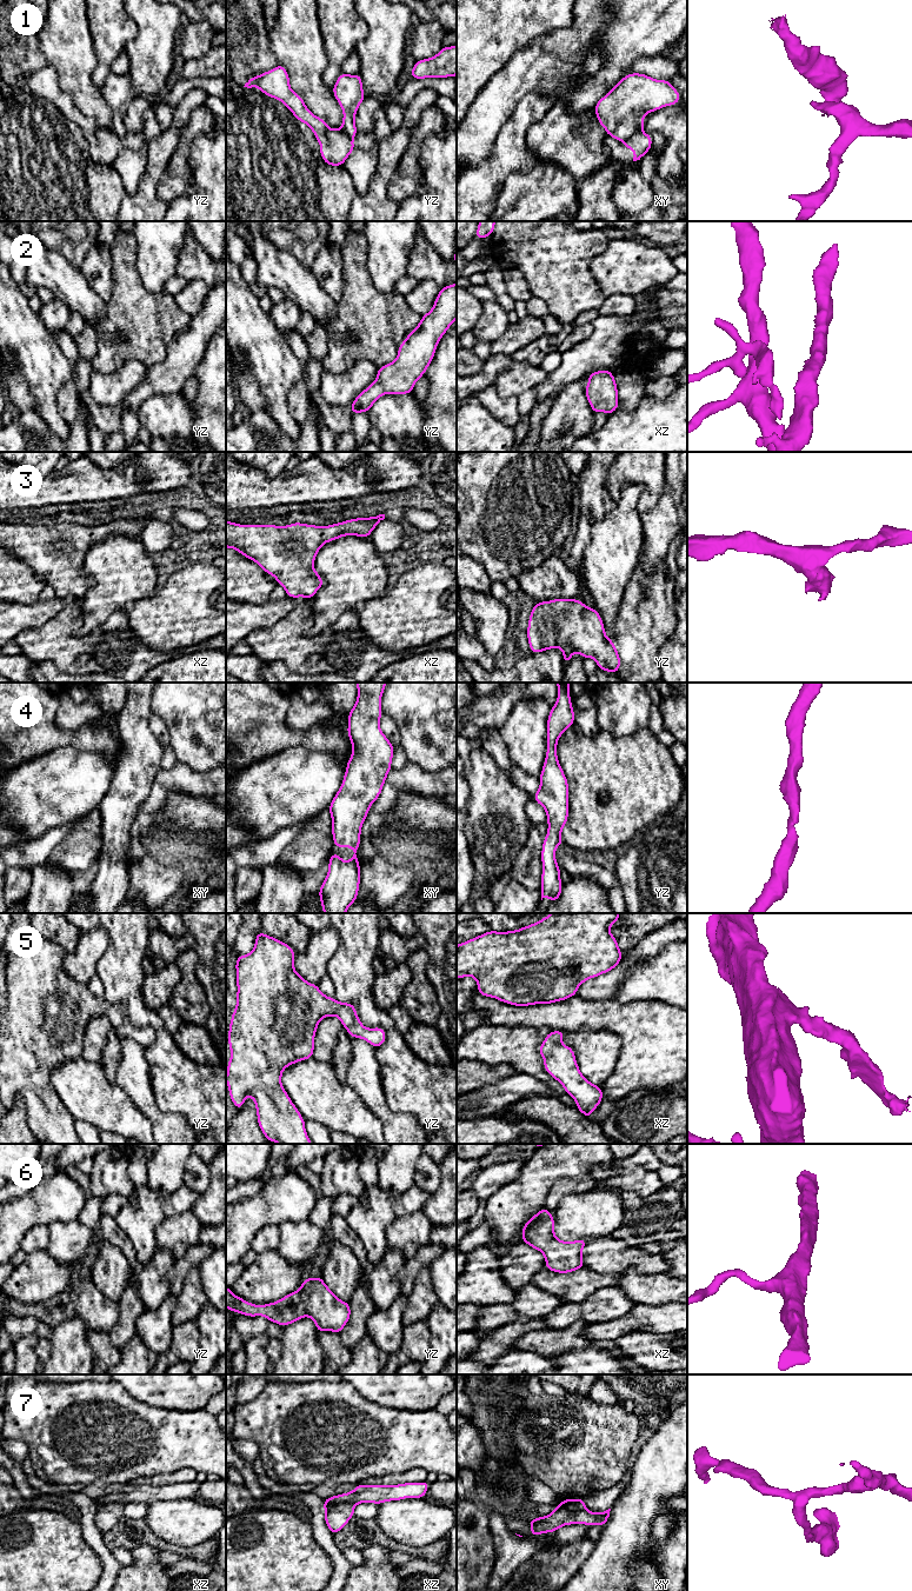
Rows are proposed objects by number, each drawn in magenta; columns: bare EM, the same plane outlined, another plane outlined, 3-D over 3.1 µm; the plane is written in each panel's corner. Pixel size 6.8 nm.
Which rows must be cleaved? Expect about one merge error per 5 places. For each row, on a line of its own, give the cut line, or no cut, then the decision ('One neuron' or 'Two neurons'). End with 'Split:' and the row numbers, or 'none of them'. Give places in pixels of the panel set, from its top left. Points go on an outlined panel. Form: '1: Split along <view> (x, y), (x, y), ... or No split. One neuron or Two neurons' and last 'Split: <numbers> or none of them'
1: Split along xy (641, 130), (623, 141). Two neurons
2: No split. One neuron
3: No split. One neuron
4: No split. One neuron
5: No split. One neuron
6: No split. One neuron
7: Split along xz (354, 1505), (338, 1503), (325, 1510). Two neurons
Split: 1, 7

